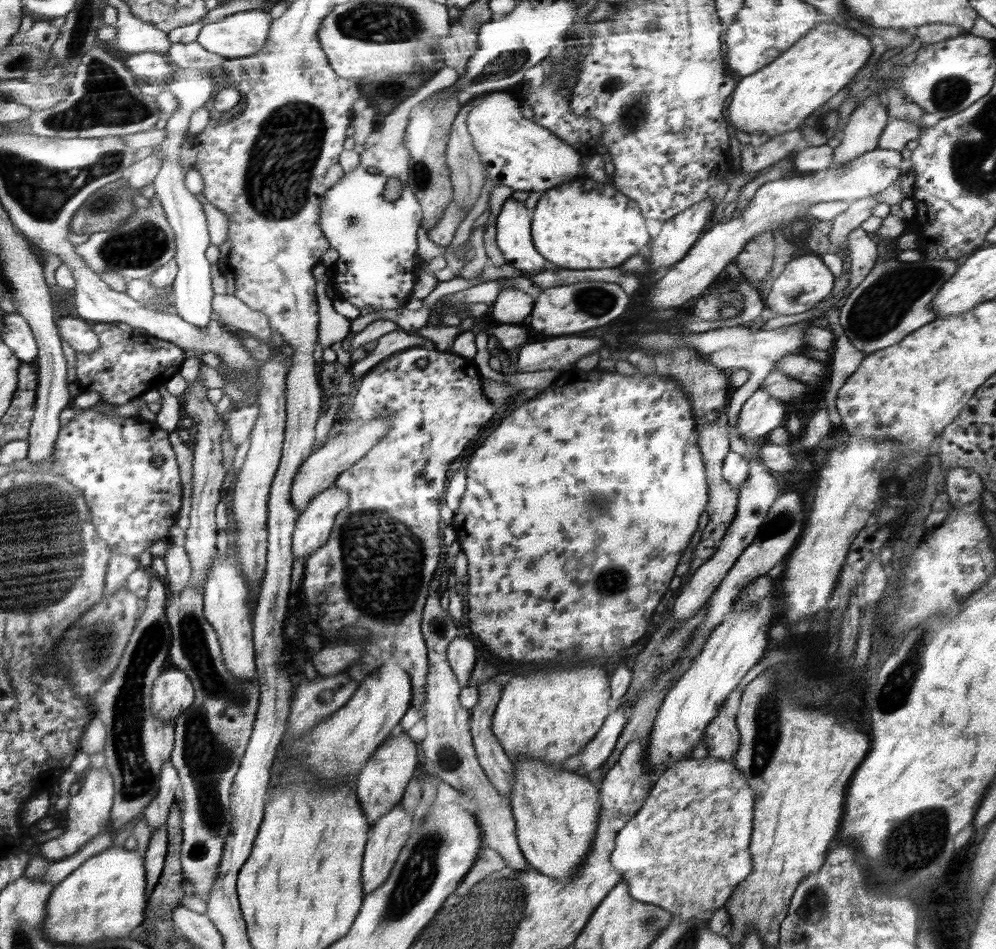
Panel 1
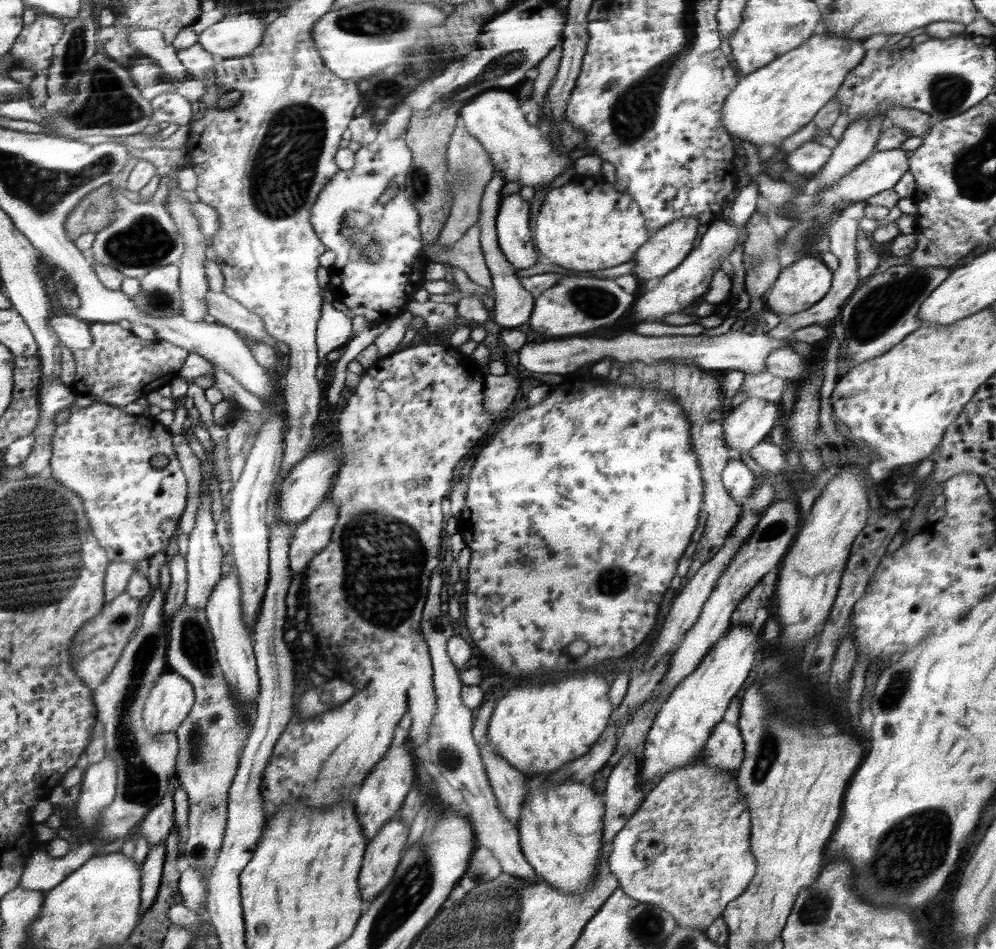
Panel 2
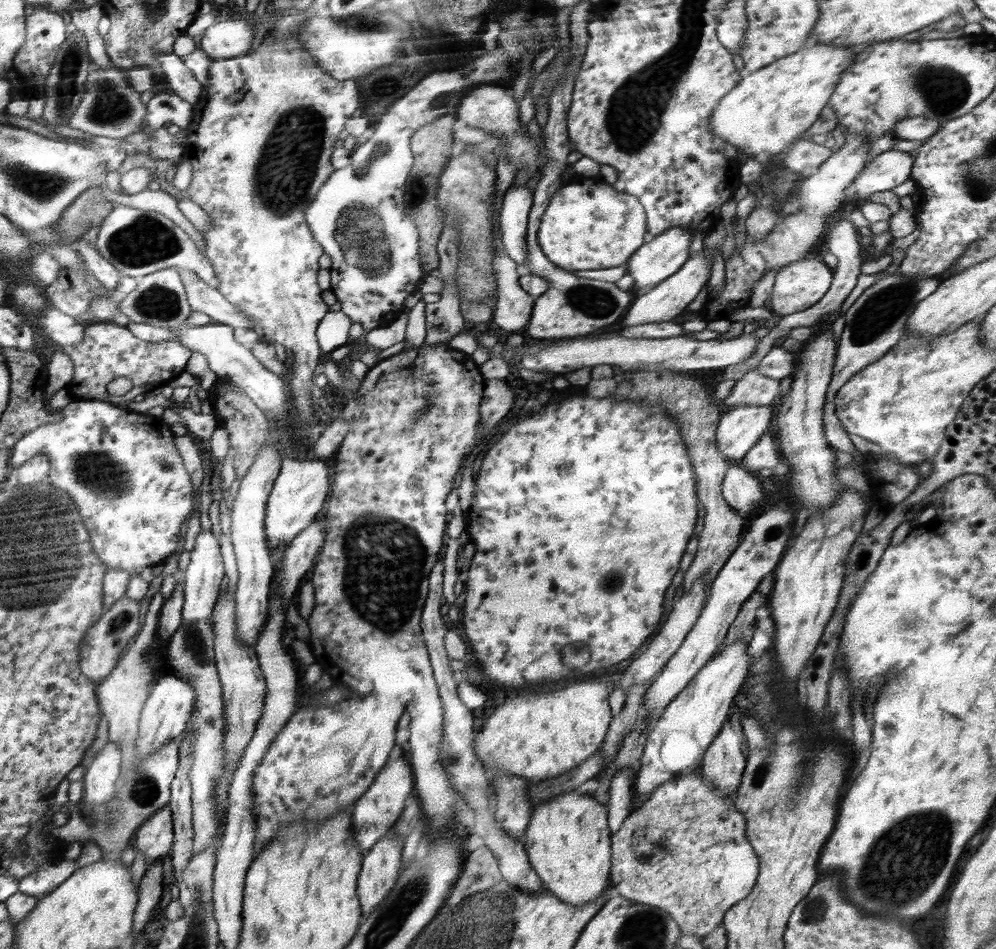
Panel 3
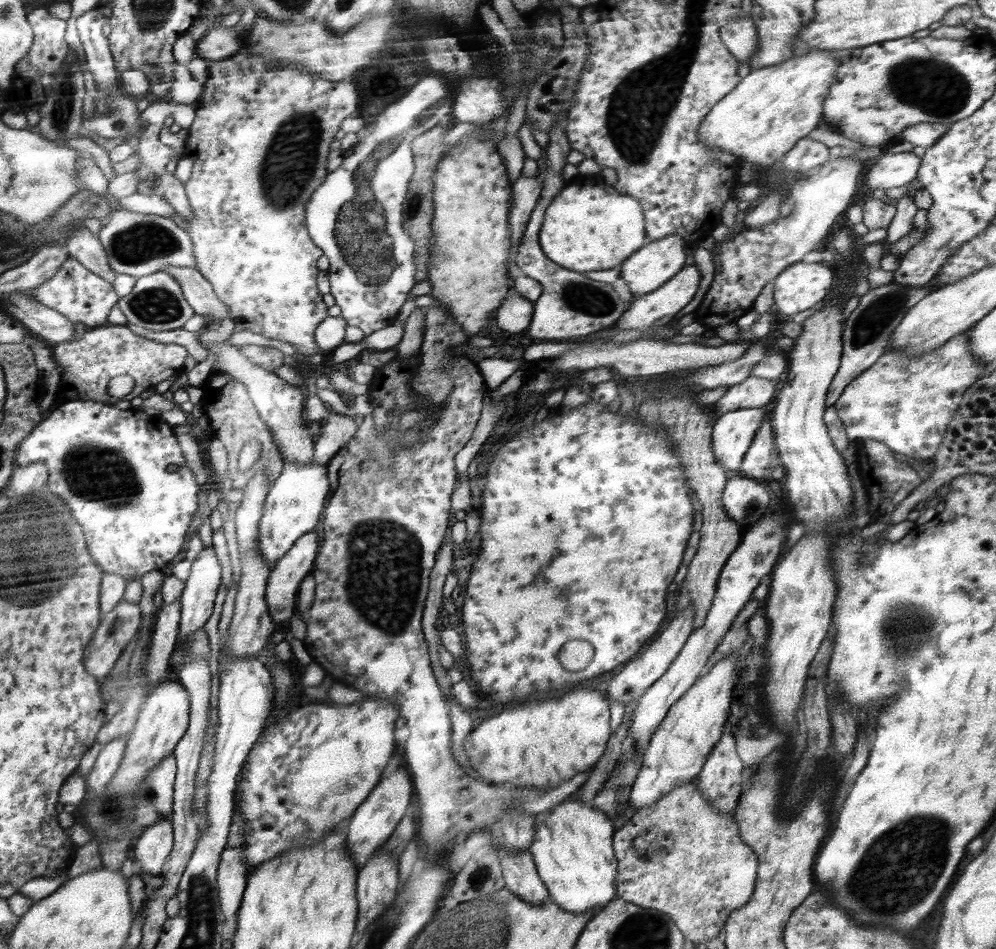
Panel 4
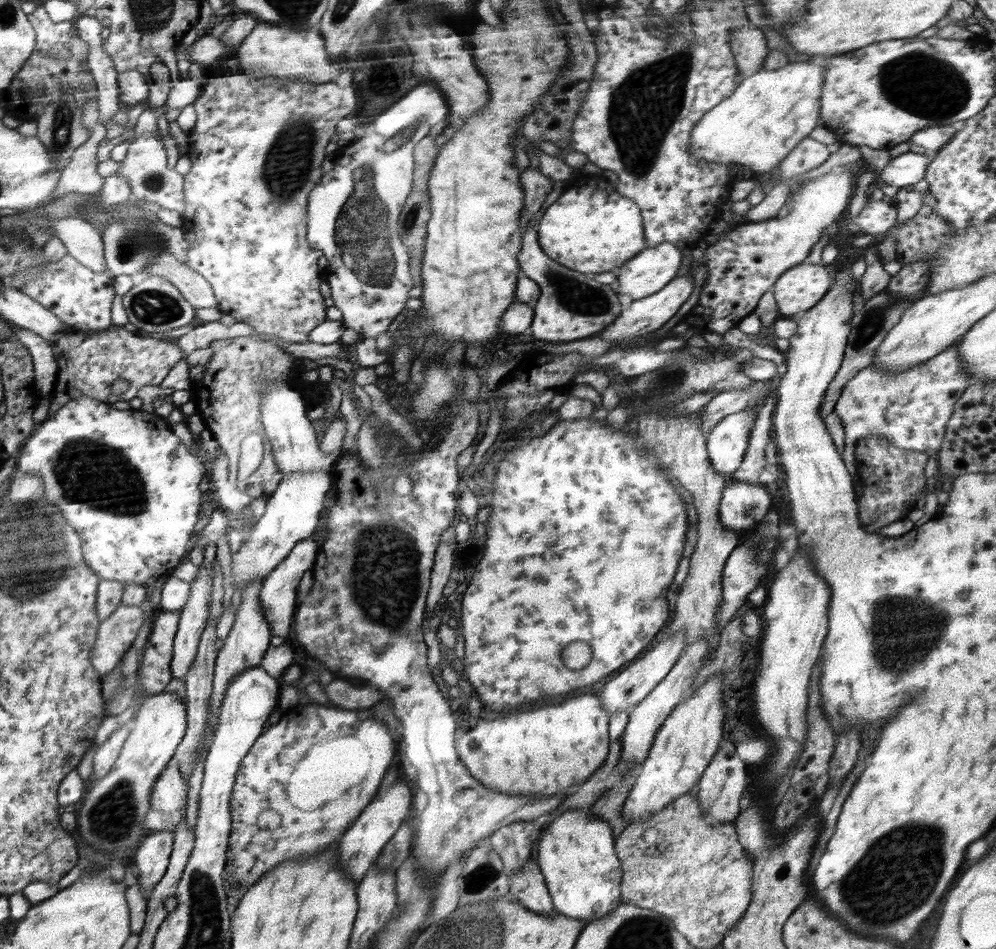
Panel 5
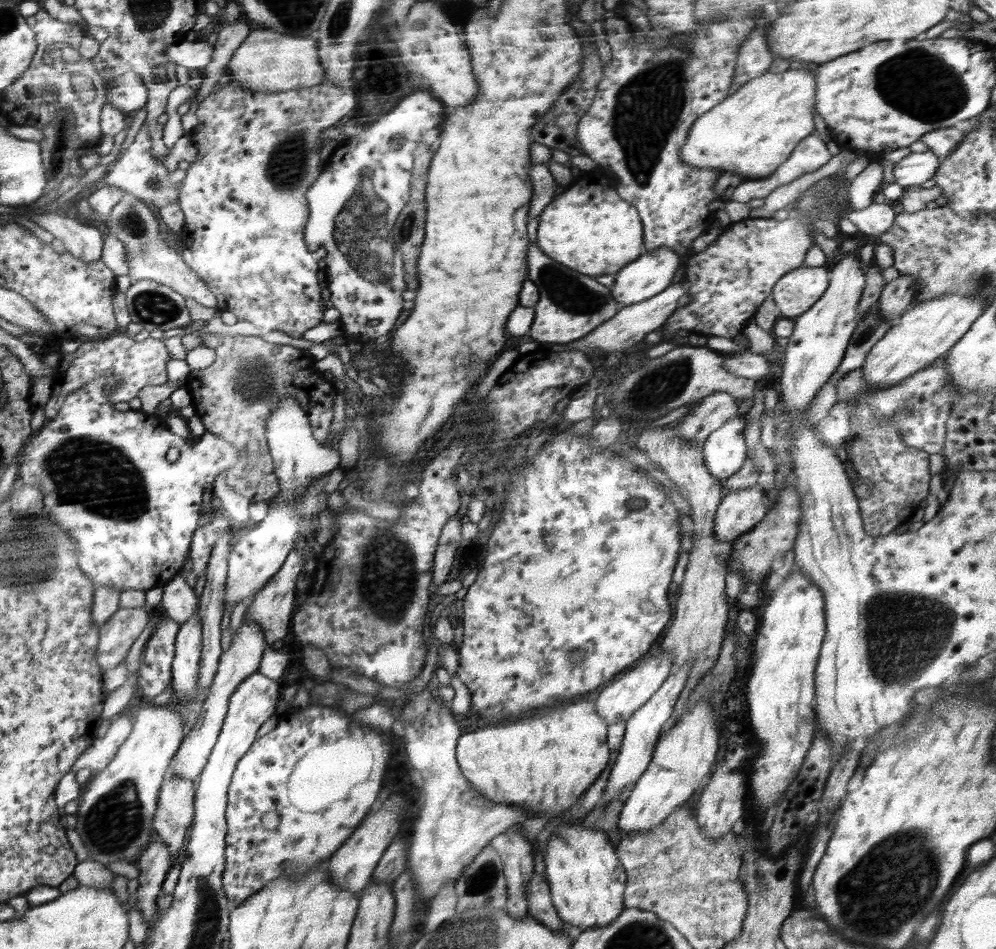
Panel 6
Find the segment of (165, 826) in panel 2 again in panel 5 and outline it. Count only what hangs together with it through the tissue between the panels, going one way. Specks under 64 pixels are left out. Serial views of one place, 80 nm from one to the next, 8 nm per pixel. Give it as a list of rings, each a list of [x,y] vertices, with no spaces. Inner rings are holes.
[[[154,830],[142,840],[140,847],[134,853],[134,866],[139,873],[137,882],[148,898],[155,884],[160,882],[166,873],[173,850],[173,840],[169,830]]]

